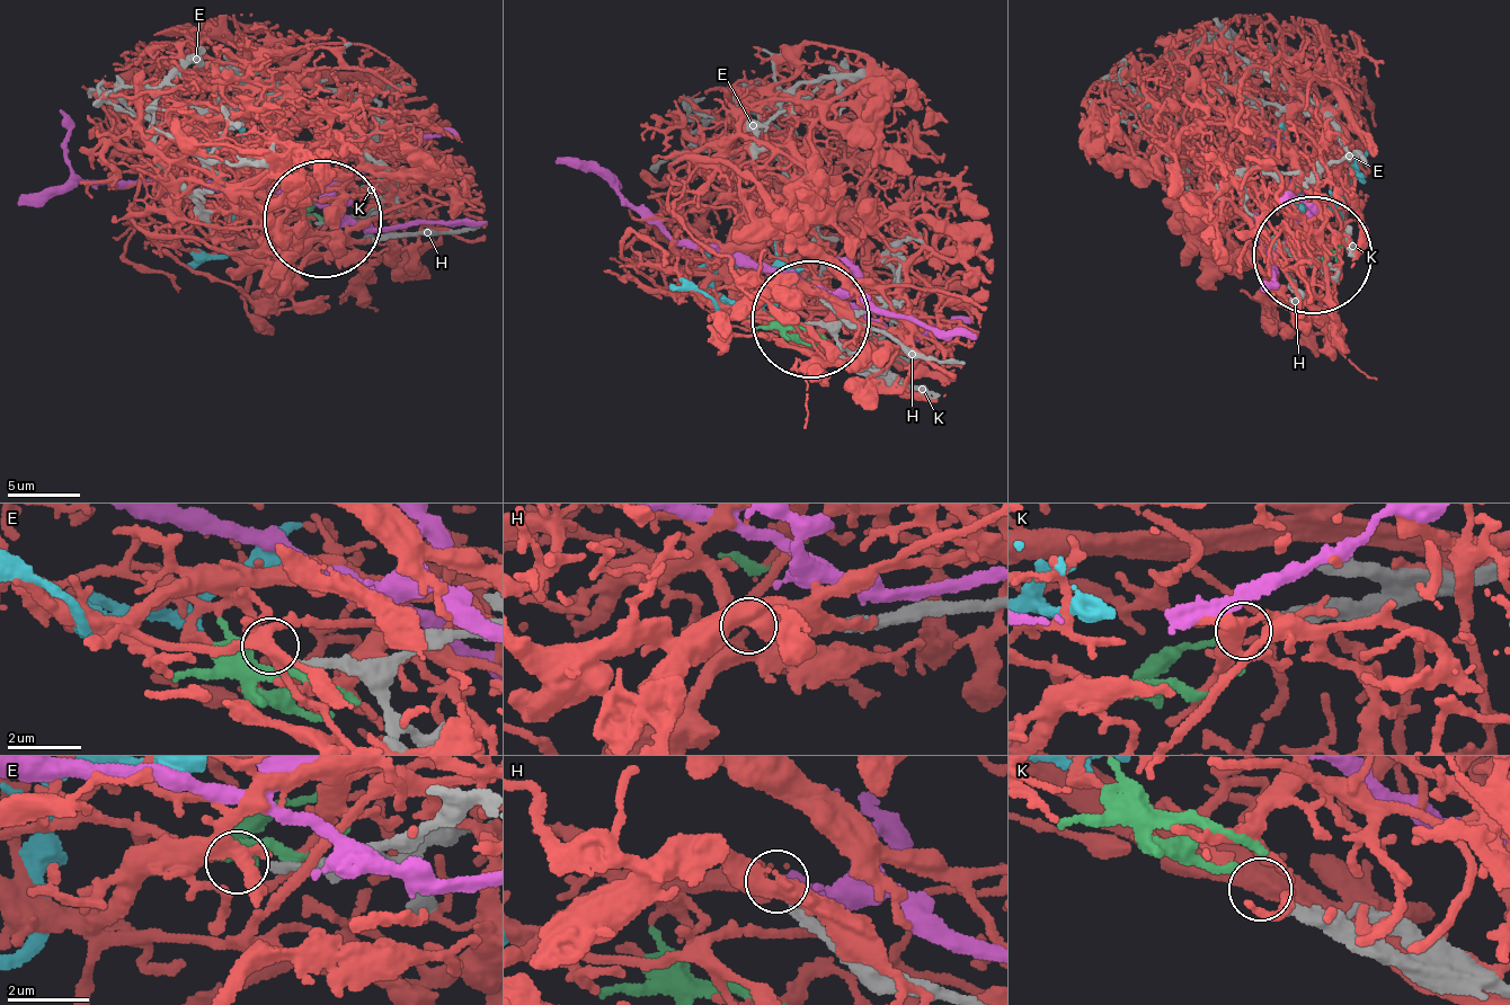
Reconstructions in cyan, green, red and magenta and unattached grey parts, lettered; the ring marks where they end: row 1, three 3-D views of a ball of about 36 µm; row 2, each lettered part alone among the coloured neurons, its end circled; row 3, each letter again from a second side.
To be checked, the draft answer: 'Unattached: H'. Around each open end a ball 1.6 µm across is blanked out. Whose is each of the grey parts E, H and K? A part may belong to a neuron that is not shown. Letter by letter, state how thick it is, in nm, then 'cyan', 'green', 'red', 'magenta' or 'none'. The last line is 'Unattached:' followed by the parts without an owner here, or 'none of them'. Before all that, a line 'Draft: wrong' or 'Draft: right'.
Draft: wrong
E: 200 nm thick; green
H: 320 nm thick; none
K: 320 nm thick; none
Unattached: H, K

